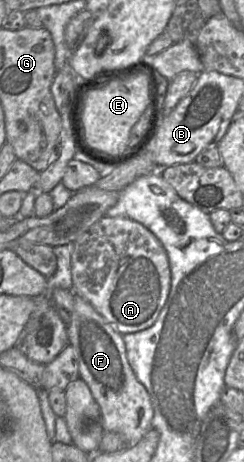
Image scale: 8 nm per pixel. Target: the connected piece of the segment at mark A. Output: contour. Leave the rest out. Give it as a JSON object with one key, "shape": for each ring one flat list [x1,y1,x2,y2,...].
{"shape":[[105,215,74,242,72,280,74,293,85,298,108,323,125,335,155,323,170,292,171,270,166,250,151,231,129,218]]}

